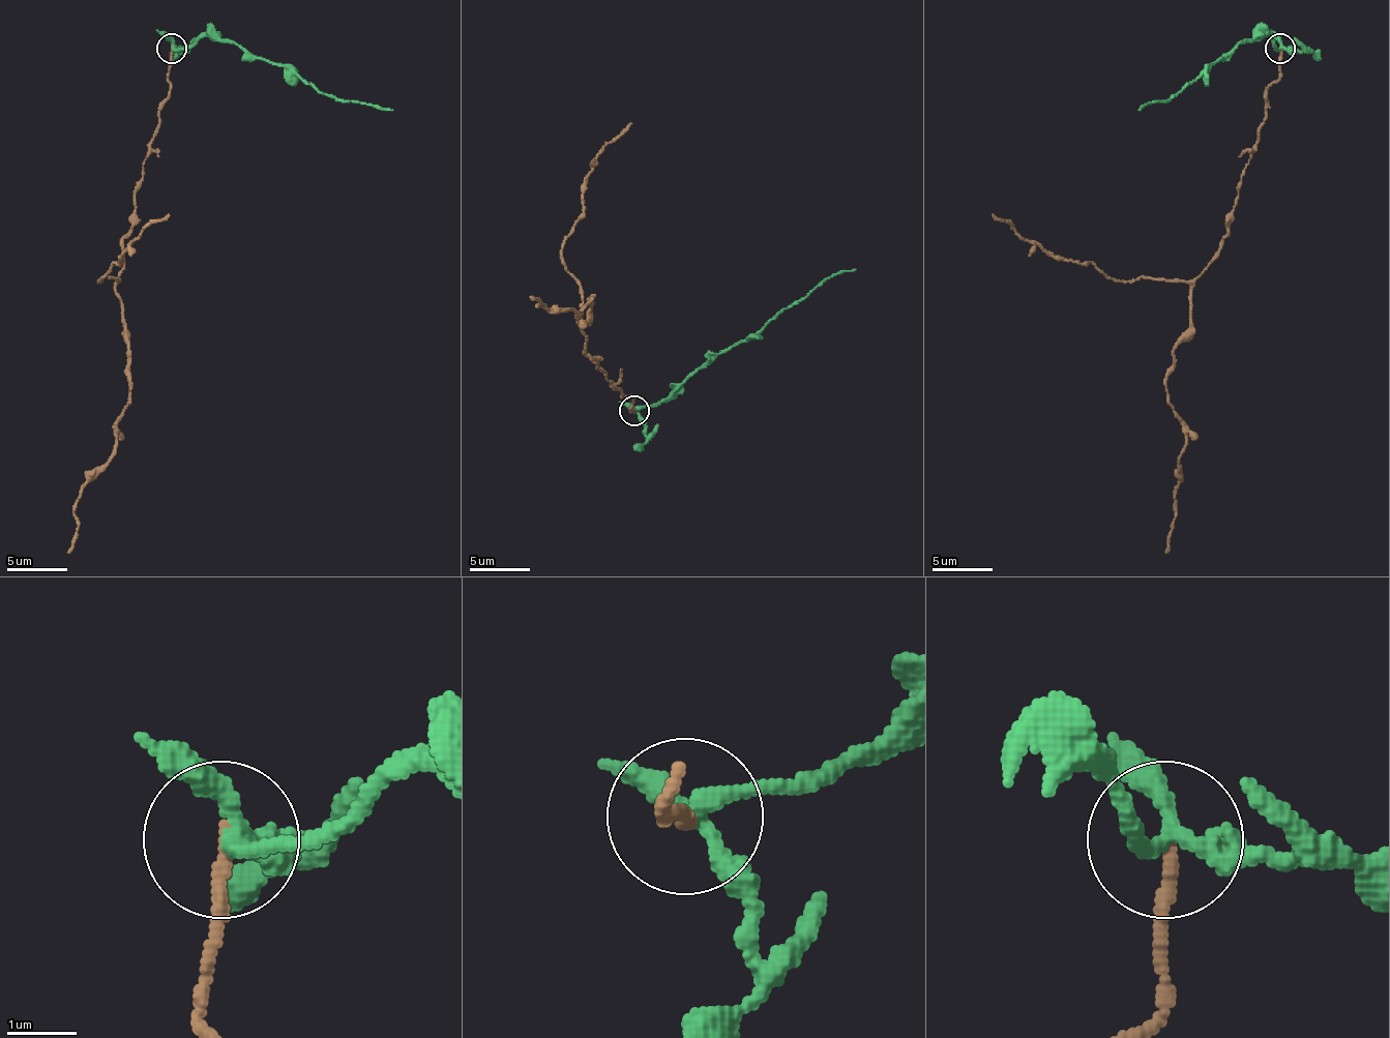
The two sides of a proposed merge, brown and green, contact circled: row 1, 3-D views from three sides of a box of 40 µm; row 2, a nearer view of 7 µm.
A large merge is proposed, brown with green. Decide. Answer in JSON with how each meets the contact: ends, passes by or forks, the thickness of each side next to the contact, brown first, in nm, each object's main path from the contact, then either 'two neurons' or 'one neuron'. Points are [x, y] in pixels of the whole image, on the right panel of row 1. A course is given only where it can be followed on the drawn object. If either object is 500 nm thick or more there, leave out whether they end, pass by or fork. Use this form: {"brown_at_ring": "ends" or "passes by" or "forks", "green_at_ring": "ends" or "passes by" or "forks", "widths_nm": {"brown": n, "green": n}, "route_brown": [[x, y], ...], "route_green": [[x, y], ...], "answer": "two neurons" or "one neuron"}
{"brown_at_ring": "ends", "green_at_ring": "forks", "widths_nm": {"brown": 200, "green": 240}, "route_brown": [[1279, 48], [1279, 78], [1222, 248], [1192, 288], [1192, 330], [1165, 381], [1186, 447], [1165, 553]], "route_green": [[1279, 48], [1265, 35], [1255, 35], [1222, 59], [1207, 65], [1177, 95], [1137, 111]], "answer": "two neurons"}

